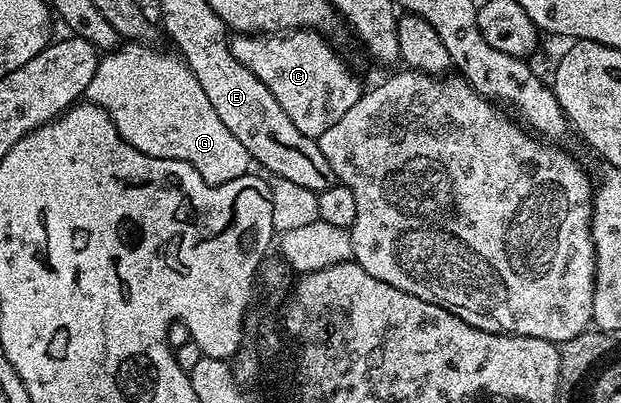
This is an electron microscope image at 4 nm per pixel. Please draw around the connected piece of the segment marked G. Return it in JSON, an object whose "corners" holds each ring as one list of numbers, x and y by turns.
{"corners":[[129,40,108,51,98,61,95,76,87,91,88,101,104,108,117,126,117,131,129,144,147,156,163,160,183,160,203,176,203,180,212,186,227,184,227,180,239,180,239,176,250,173,251,159,243,144,235,138,234,133,219,120,214,105,203,92,199,80,176,53,164,54,156,50,156,45,146,44,140,40]]}

